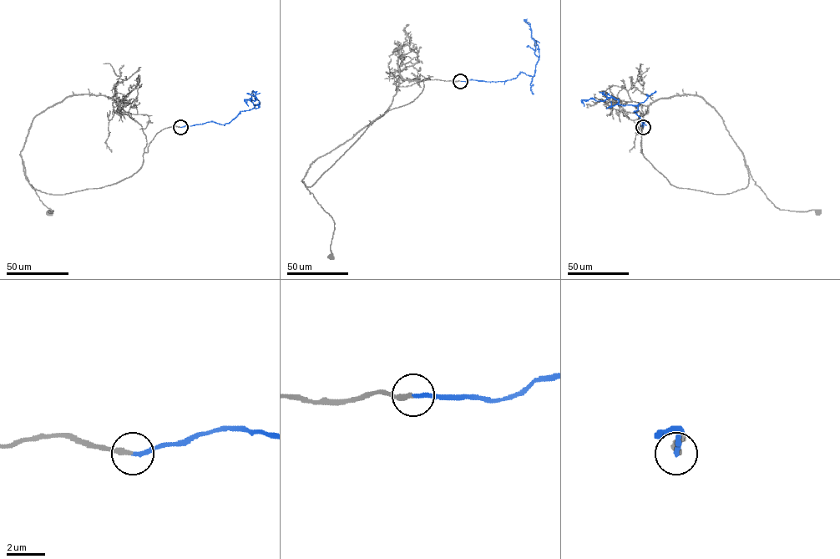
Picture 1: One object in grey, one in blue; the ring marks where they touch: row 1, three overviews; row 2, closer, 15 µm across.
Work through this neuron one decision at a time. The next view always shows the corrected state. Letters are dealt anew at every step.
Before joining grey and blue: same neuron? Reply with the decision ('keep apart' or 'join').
join

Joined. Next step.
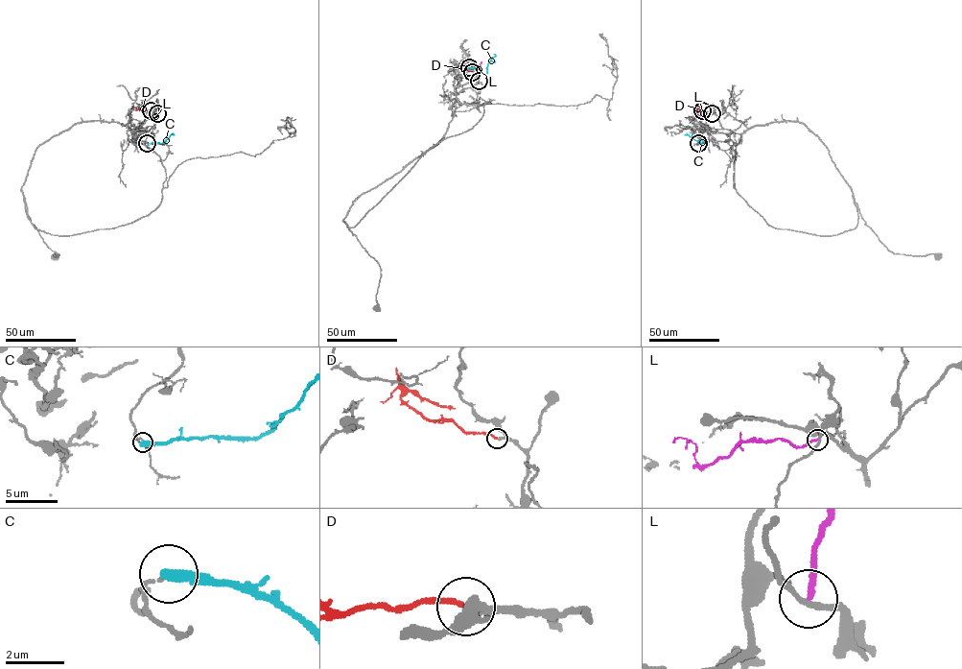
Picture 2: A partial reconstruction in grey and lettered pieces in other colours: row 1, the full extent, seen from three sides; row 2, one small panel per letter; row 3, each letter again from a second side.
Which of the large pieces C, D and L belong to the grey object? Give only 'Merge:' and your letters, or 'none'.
Merge: D

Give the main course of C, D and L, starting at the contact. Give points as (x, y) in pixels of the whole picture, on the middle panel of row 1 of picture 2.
C: (469, 67), (484, 75), (494, 54)
D: (472, 72), (459, 66), (466, 67)
L: (479, 81), (480, 71), (477, 65), (481, 61)

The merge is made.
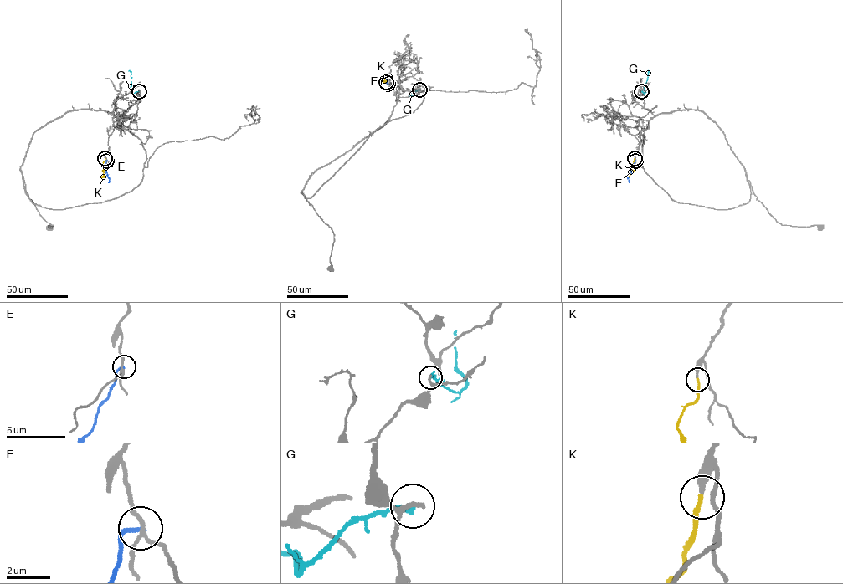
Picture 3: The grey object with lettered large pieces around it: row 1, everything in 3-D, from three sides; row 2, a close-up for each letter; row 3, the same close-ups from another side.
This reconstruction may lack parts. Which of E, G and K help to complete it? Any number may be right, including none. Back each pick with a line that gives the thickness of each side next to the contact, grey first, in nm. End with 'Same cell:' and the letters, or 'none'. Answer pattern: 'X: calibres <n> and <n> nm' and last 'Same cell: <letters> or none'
K: calibres 280 and 200 nm
Same cell: K

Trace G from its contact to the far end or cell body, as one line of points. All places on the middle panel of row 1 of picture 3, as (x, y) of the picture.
G: (419, 89), (412, 92), (409, 96)

